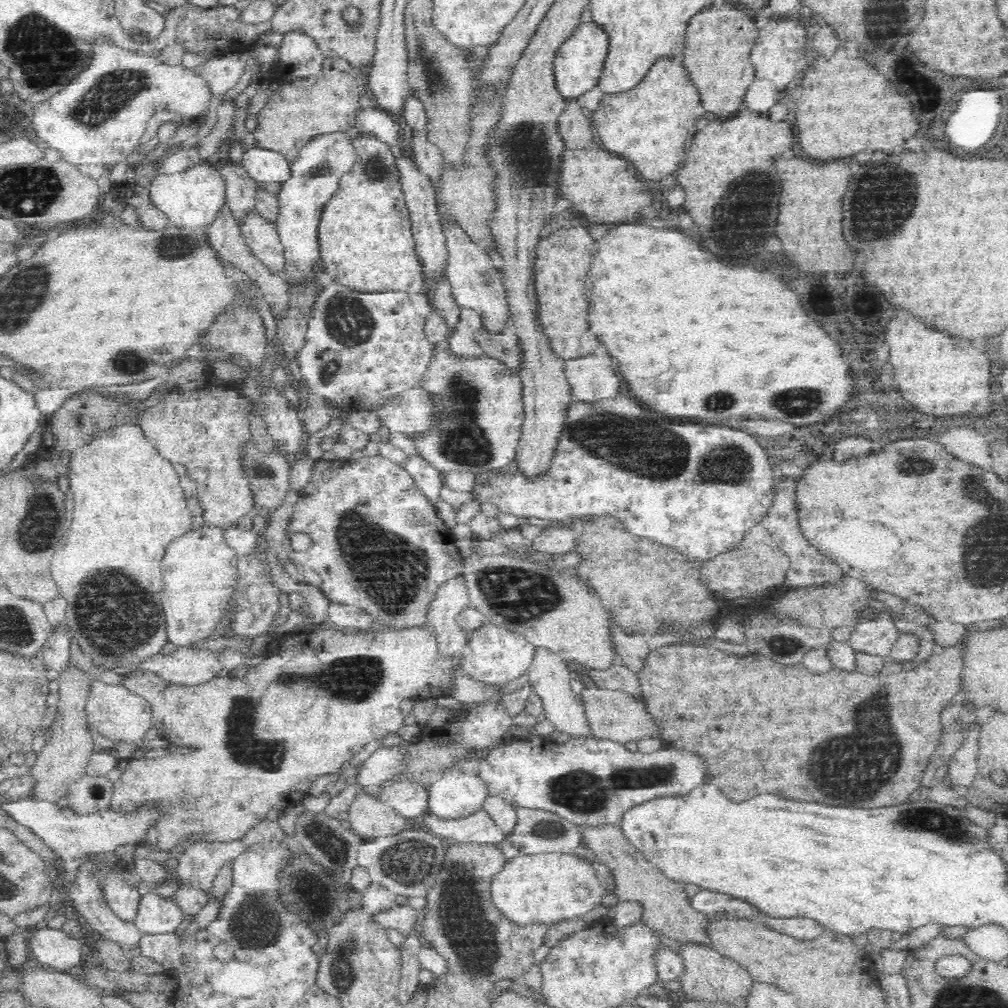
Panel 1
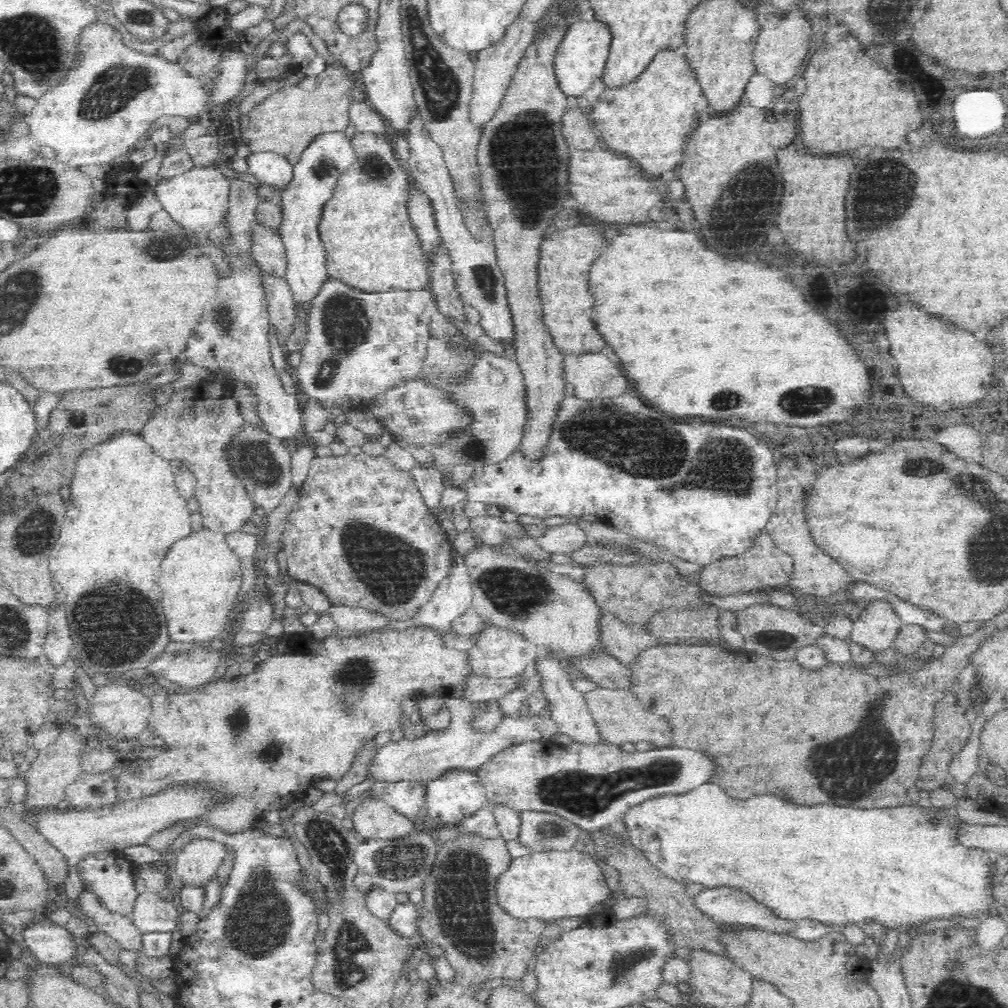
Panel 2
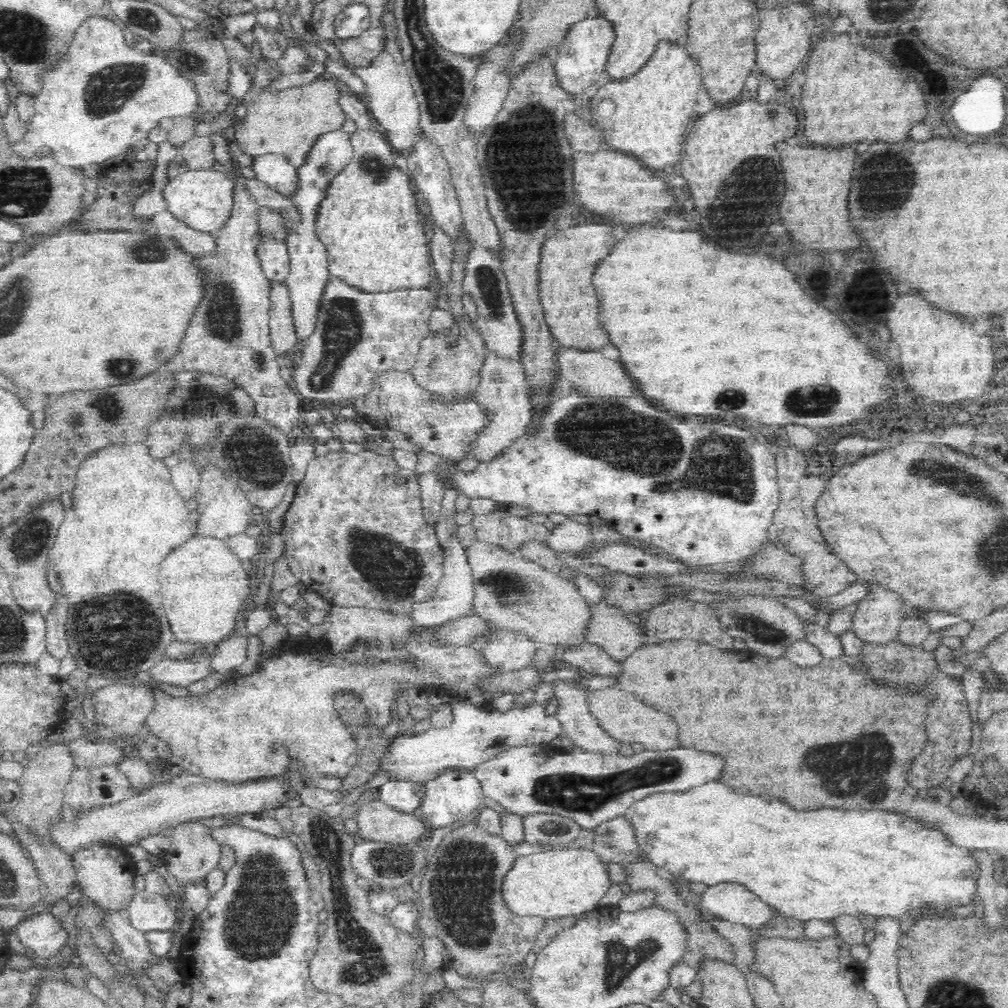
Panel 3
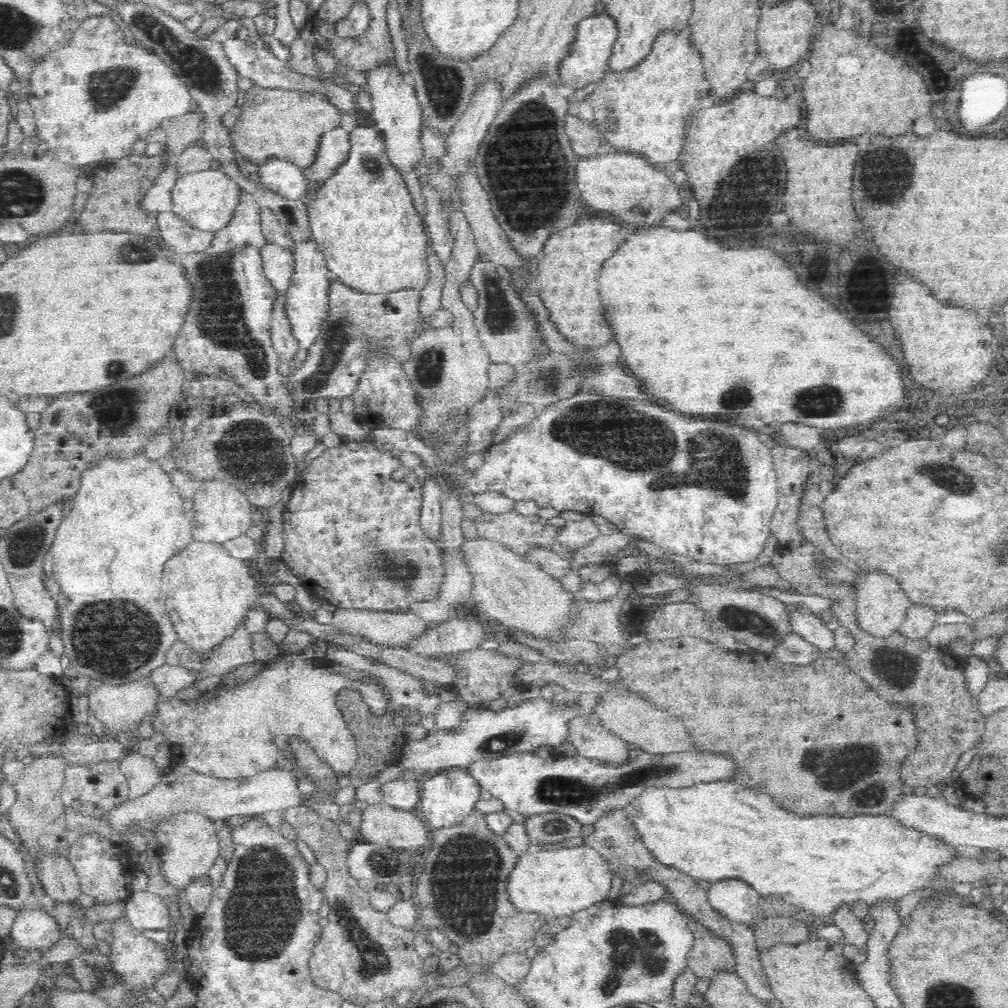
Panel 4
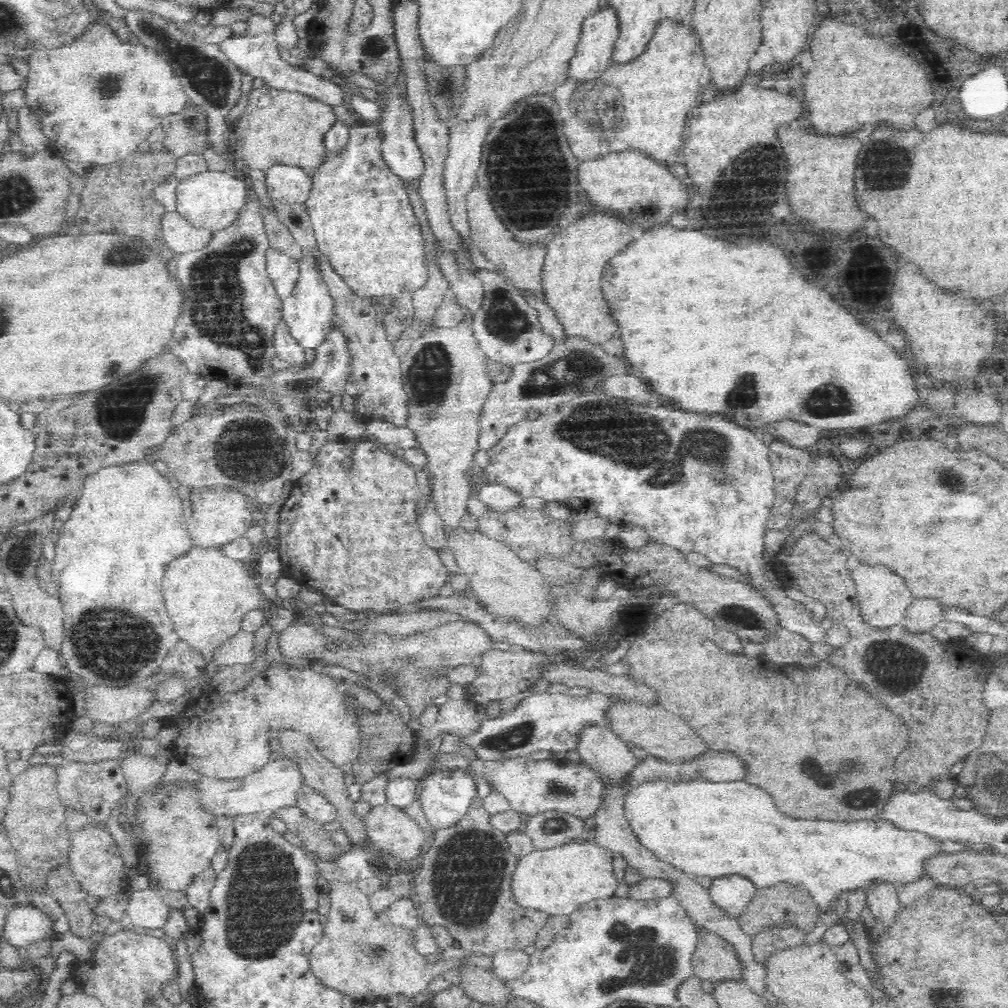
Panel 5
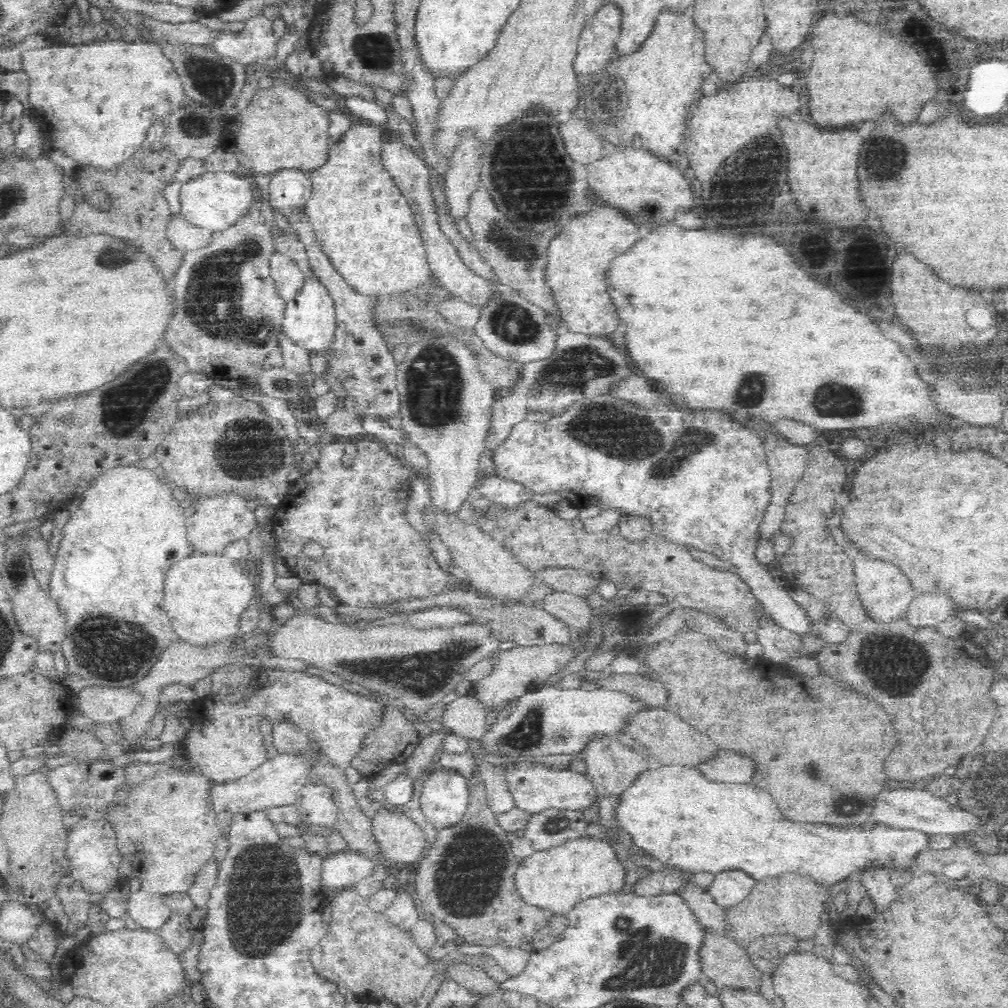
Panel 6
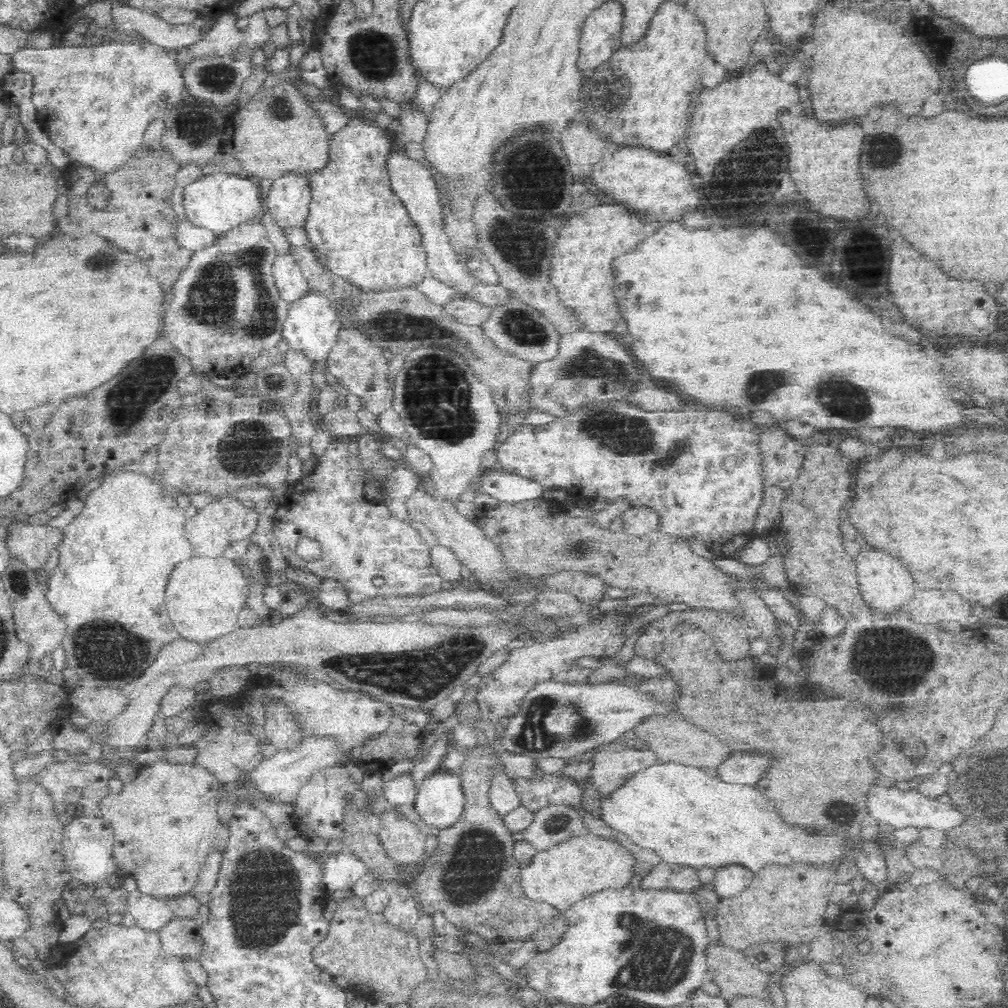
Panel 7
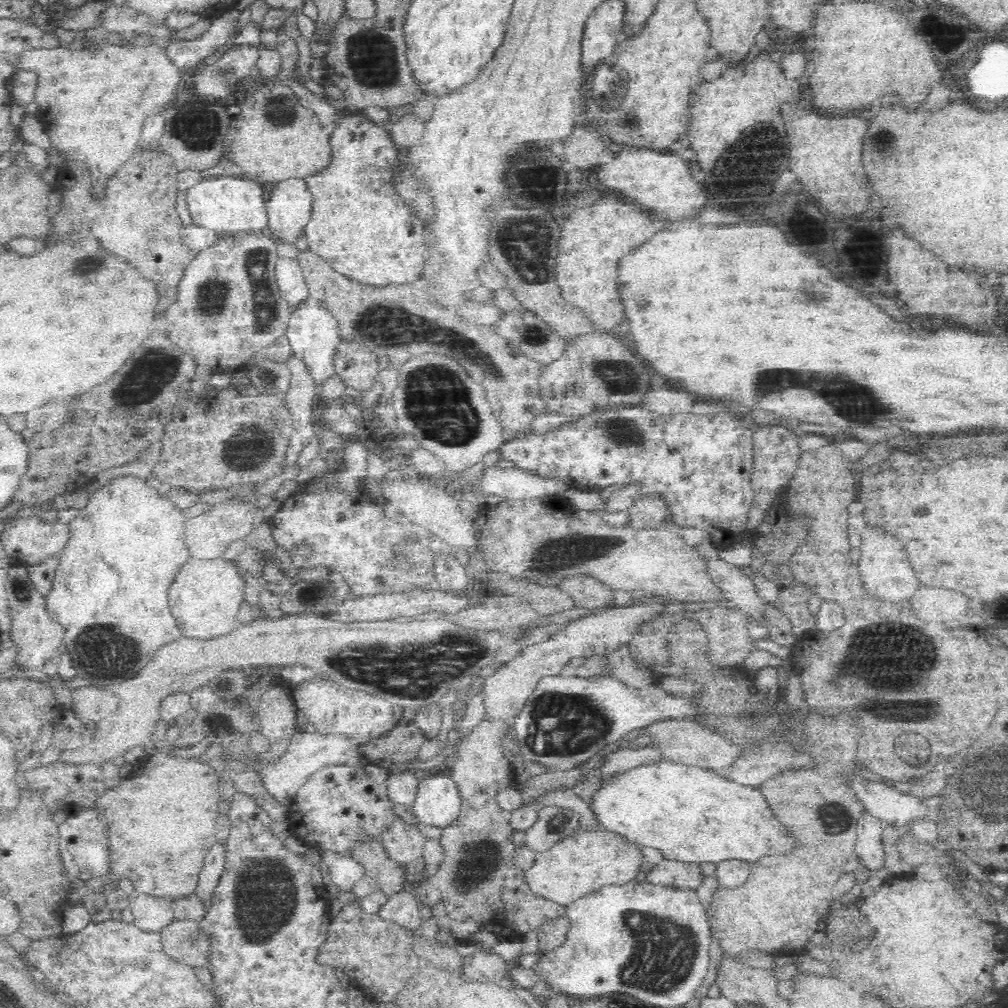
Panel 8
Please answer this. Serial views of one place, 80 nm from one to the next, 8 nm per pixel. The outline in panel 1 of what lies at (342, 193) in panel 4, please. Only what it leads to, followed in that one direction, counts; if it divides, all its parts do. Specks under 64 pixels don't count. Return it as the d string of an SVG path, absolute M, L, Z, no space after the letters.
M360 134L352 140L352 144L357 152L357 161L353 169L340 179L335 195L324 205L321 214L318 231L323 270L336 281L358 292L372 293L396 289L419 293L427 290L424 272L422 272L423 266L416 254L412 228L408 228L408 236L406 236L406 228L400 230L398 226L400 216L394 214L398 212L396 208L400 206L400 202L405 200L396 157L392 154L390 146L376 137Z

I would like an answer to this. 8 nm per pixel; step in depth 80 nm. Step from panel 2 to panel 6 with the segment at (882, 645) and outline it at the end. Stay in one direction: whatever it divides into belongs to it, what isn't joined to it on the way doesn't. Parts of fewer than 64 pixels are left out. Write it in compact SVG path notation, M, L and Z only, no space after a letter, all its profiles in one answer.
M858 554L854 560L856 568L856 584L858 584L858 596L868 615L882 622L896 620L904 608L914 600L916 592L910 584L910 578L896 566L878 558L870 558L868 554Z

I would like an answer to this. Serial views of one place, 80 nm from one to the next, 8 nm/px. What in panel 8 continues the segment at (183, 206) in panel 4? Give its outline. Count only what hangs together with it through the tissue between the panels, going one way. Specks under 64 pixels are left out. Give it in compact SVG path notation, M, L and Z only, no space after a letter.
M222 176L222 178L204 178L204 182L188 188L188 209L192 212L192 220L204 228L212 228L216 232L232 234L232 232L252 232L256 234L264 233L269 226L266 200L262 192L262 184L254 180L244 180L244 178L232 178Z

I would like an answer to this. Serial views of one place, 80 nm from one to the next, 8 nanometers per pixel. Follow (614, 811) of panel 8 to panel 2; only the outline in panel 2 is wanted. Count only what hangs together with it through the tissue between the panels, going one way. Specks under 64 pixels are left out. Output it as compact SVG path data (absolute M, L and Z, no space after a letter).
M702 784L686 794L663 794L660 796L648 797L648 800L642 801L640 804L632 805L628 809L623 821L630 831L630 843L639 848L646 858L658 869L663 875L666 875L678 882L700 883L704 887L717 887L722 885L732 885L736 888L744 888L746 893L756 897L760 903L768 905L768 907L778 914L779 918L788 921L800 920L818 920L823 924L831 926L836 930L844 928L846 924L860 924L863 926L869 922L876 922L881 926L901 926L902 928L916 927L927 922L940 920L940 918L948 918L952 914L966 914L971 916L978 912L983 915L988 914L990 910L996 909L991 898L989 872L991 864L994 863L992 853L978 848L966 848L960 846L956 842L954 836L954 824L960 820L954 809L952 812L942 812L942 808L930 808L912 805L907 803L903 806L906 808L892 807L884 808L884 810L860 810L860 808L842 808L842 806L830 806L830 804L822 804L822 806L794 806L788 804L784 800L780 800L778 796L772 794L762 794L762 796L752 796L742 800L742 804L738 804L736 798L728 796L718 784Z

